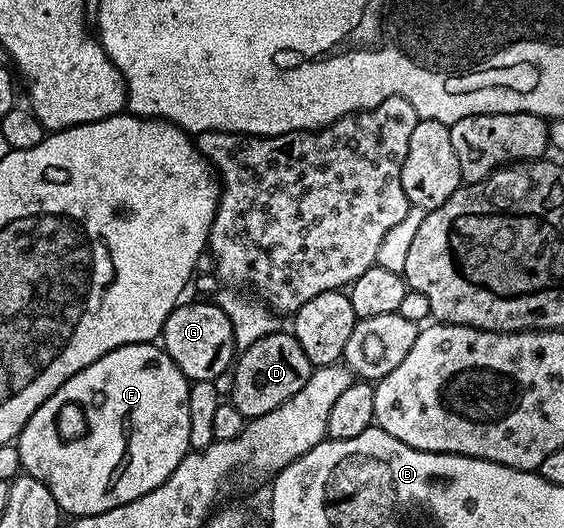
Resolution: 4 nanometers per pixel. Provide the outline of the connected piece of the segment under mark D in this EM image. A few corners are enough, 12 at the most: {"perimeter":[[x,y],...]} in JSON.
{"perimeter":[[290,332],[239,351],[230,401],[245,420],[274,412],[310,380]]}

